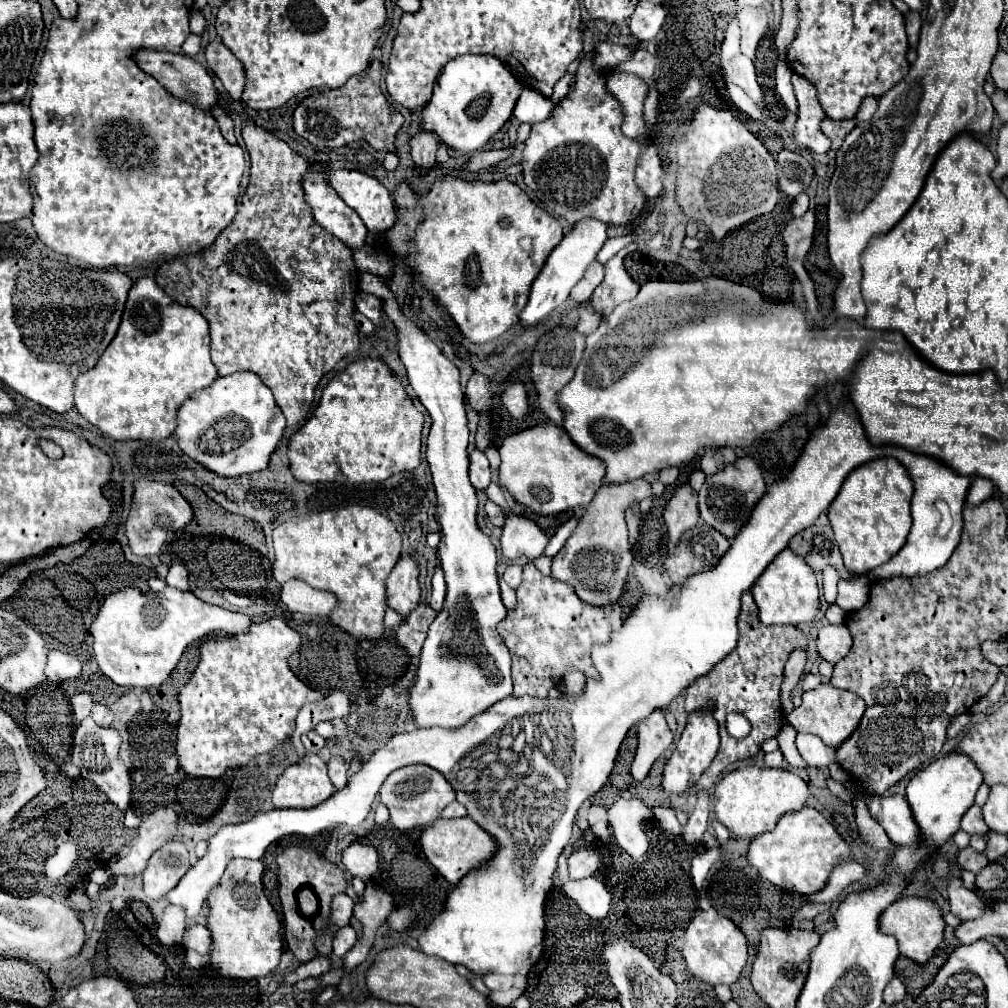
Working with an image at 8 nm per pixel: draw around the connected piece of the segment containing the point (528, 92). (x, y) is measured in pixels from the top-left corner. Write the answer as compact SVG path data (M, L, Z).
M525 87L515 105L513 115L517 117L519 123L537 123L537 121L543 121L547 115L551 115L553 107L555 103L549 97L545 97L535 89Z

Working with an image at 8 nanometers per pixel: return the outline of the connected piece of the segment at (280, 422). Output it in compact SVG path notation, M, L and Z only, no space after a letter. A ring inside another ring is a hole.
M241 371L219 377L211 387L197 391L177 411L175 441L179 449L219 477L239 477L263 471L285 429L285 417L273 393L257 375Z

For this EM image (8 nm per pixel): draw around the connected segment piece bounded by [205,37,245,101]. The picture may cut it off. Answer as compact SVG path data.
M217 37L213 43L205 47L205 59L211 71L221 79L231 99L239 101L243 85L245 85L245 75L243 75L243 65L237 61L237 57Z

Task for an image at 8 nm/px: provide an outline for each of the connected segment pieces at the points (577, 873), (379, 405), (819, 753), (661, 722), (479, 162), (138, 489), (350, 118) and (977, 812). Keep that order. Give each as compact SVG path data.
M581 847L575 853L571 853L571 857L567 859L569 873L573 873L573 877L591 877L599 869L601 859L602 856L593 849Z
M359 357L355 363L349 363L343 371L339 371L335 375L335 379L325 387L325 393L321 395L321 399L309 420L299 429L291 441L289 441L289 451L287 457L291 461L291 473L295 475L295 479L305 481L305 483L319 483L319 481L339 481L341 477L351 481L351 483L371 483L371 481L385 481L391 475L403 473L403 471L411 471L415 467L419 467L421 463L421 431L423 431L423 415L421 411L417 411L417 407L413 405L411 397L407 395L403 383L393 375L393 369L389 365L385 365L379 359L371 359L371 357Z
M797 733L797 749L807 765L825 769L831 763L835 763L835 749L827 747L817 735L809 733Z
M655 711L649 715L649 719L639 723L639 745L635 751L635 759L631 765L631 775L635 783L641 783L651 765L671 747L673 743L673 733L669 731L663 711Z
M512 148L473 151L471 159L463 165L463 169L465 169L465 171L479 171L479 169L483 169L483 167L491 167L491 165L495 165L495 163L506 159L511 153L513 153Z
M141 477L133 481L133 489L135 491L133 491L133 501L131 501L131 513L125 521L125 535L135 555L149 557L153 553L159 553L169 531L175 533L191 521L193 509L173 485L165 485L165 483L157 483L157 481L149 481Z
M373 61L367 71L351 77L343 87L301 101L293 113L295 133L317 147L335 149L353 141L367 141L375 149L395 151L395 133L403 125L403 117L381 93L379 83L381 63Z
M973 805L961 819L961 829L967 831L967 833L979 833L979 835L985 835L989 831L989 827L985 825L983 821L983 815L981 815L981 807Z

